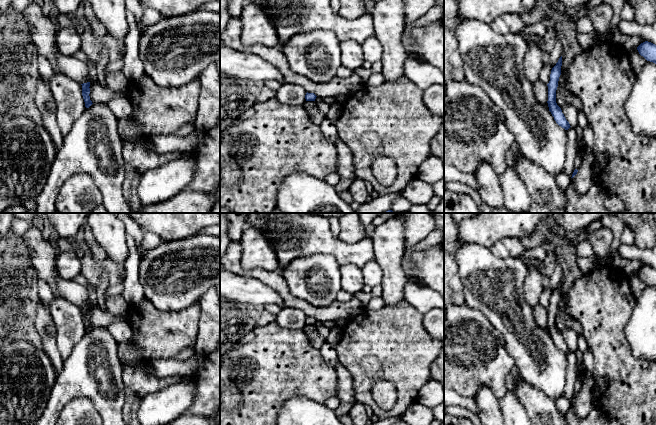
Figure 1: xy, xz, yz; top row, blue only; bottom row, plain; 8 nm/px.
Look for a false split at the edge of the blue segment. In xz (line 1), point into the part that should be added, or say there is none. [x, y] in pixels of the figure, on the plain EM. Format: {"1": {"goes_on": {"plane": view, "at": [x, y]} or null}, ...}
{"1": {"goes_on": null}}

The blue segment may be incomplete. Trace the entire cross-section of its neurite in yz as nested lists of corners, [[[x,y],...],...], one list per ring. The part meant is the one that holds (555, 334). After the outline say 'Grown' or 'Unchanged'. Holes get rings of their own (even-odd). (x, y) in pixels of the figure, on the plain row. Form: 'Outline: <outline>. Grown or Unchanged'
Outline: [[[562,280],[559,282],[556,289],[552,292],[550,298],[550,305],[547,308],[548,310],[548,331],[549,335],[551,336],[552,340],[556,347],[568,354],[571,350],[569,346],[566,344],[564,338],[562,337],[561,332],[556,327],[556,314],[558,311],[559,301],[561,299],[561,290],[562,290]]]. Unchanged

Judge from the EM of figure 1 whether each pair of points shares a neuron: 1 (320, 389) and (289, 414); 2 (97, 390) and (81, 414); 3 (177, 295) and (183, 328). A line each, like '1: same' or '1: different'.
1: different
2: different
3: different

